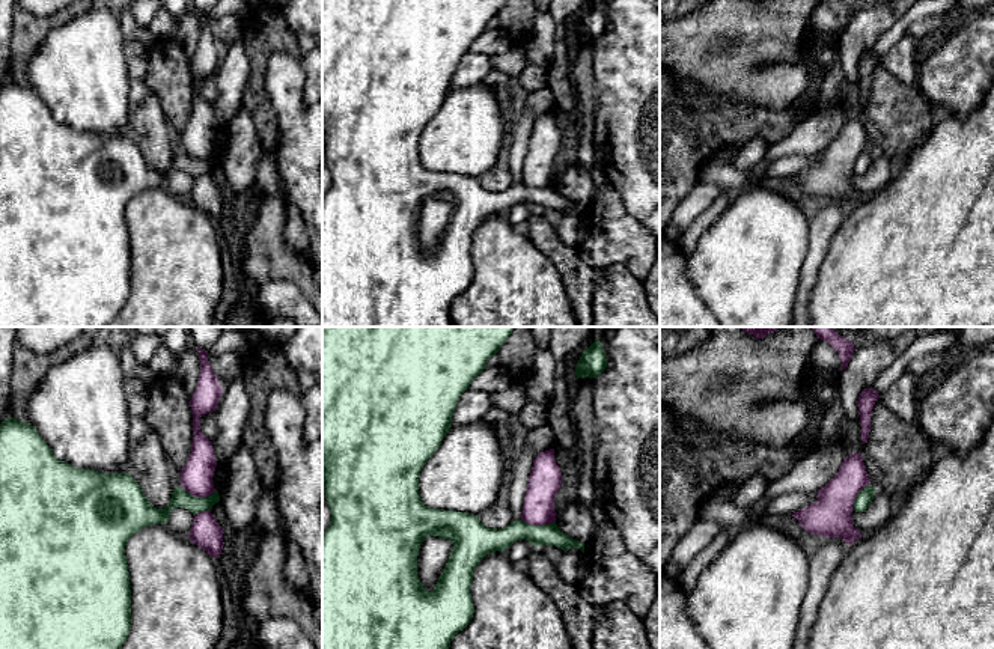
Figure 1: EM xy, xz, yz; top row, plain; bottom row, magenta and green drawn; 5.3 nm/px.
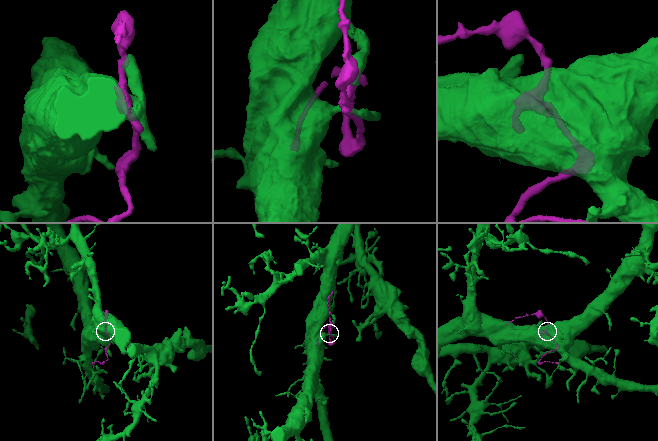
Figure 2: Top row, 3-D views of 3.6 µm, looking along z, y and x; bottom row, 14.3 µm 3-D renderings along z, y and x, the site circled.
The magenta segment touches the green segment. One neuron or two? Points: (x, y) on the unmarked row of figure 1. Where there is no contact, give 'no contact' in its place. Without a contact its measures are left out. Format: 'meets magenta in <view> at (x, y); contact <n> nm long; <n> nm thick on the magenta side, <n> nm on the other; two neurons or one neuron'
meets magenta in xy at (198, 158); contact 200 nm long; 180 nm thick on the magenta side, 100 nm on the other; two neurons

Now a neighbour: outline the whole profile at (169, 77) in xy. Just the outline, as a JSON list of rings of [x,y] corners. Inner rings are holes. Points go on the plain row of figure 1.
[[[157,38],[148,47],[149,69],[145,81],[158,98],[169,123],[184,131],[193,105],[193,78],[188,57],[175,38]]]

